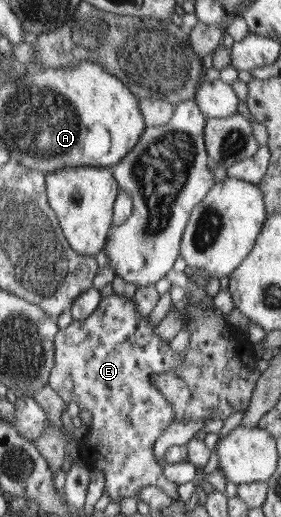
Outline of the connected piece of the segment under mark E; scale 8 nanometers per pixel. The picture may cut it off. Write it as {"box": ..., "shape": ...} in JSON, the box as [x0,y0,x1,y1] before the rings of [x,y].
{"box":[49,293,182,501],"shape":[[[116,293],[102,298],[98,308],[86,320],[73,320],[68,328],[60,330],[55,343],[56,362],[49,385],[65,403],[74,402],[80,410],[88,410],[92,415],[92,426],[82,439],[80,454],[83,464],[90,466],[90,470],[99,469],[106,474],[103,492],[108,493],[113,501],[138,496],[140,489],[157,486],[173,500],[179,500],[179,484],[164,478],[165,474],[162,474],[162,468],[156,464],[152,454],[154,442],[172,424],[175,410],[158,391],[151,376],[178,368],[182,364],[182,356],[174,356],[176,352],[168,346],[168,341],[156,336],[154,328],[148,324],[148,317],[138,314],[134,299],[128,300]]]}

